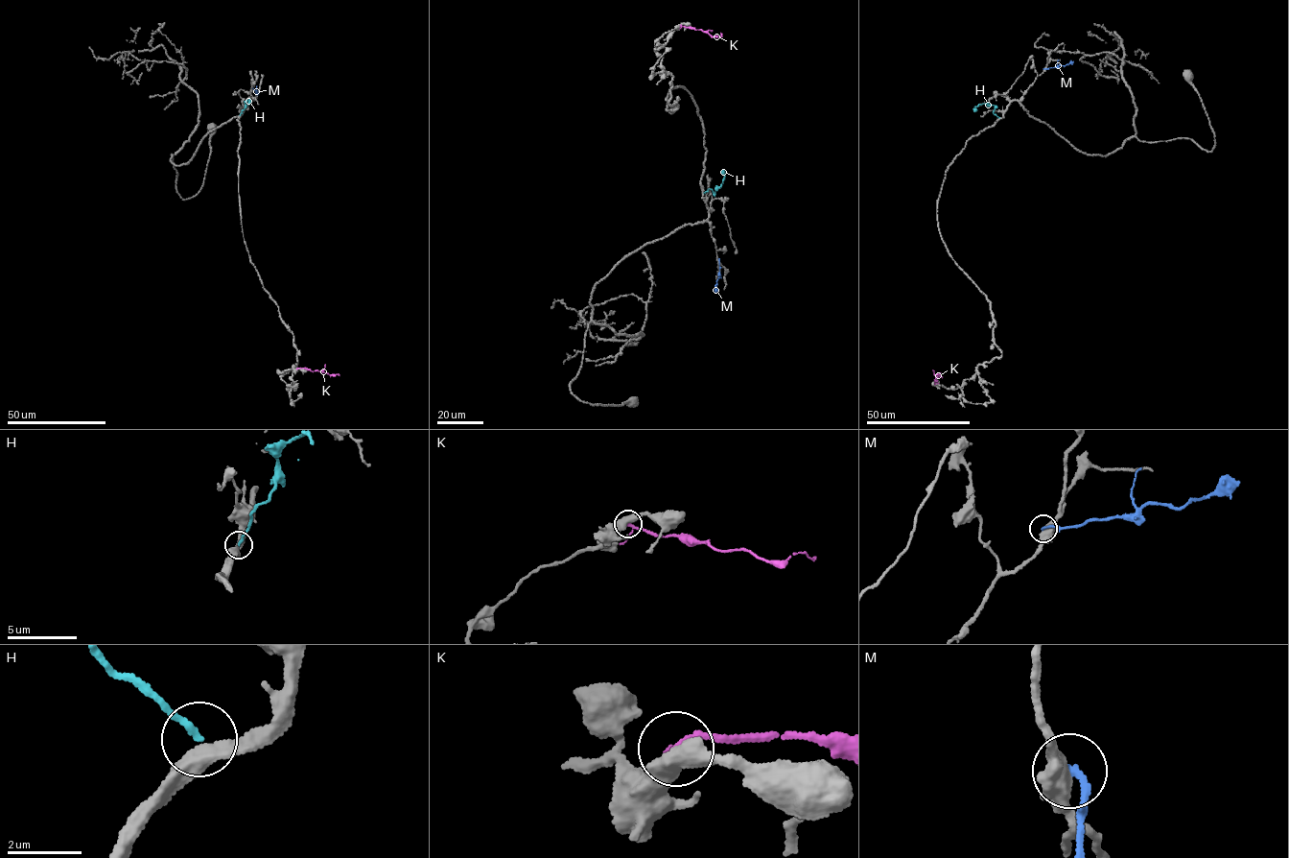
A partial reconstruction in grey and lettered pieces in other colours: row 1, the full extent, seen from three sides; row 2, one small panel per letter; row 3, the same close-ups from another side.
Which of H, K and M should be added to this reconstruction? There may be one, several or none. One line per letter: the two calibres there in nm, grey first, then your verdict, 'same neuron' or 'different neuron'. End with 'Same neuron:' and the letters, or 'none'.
H: calibres 440 and 170 nm; same neuron
K: calibres 500 and 150 nm; different neuron
M: calibres 550 and 200 nm; different neuron
Same neuron: H

